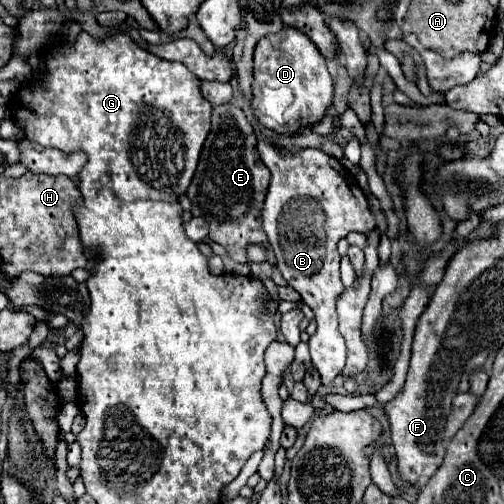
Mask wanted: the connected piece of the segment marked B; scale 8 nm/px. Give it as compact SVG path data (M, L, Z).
M258 141L257 151L271 171L271 187L261 217L275 251L275 267L315 313L317 331L309 337L311 361L321 373L321 381L329 385L345 367L345 341L337 331L335 313L335 299L343 291L337 243L351 231L373 231L375 219L355 177L335 157L321 149L281 151L266 141Z

